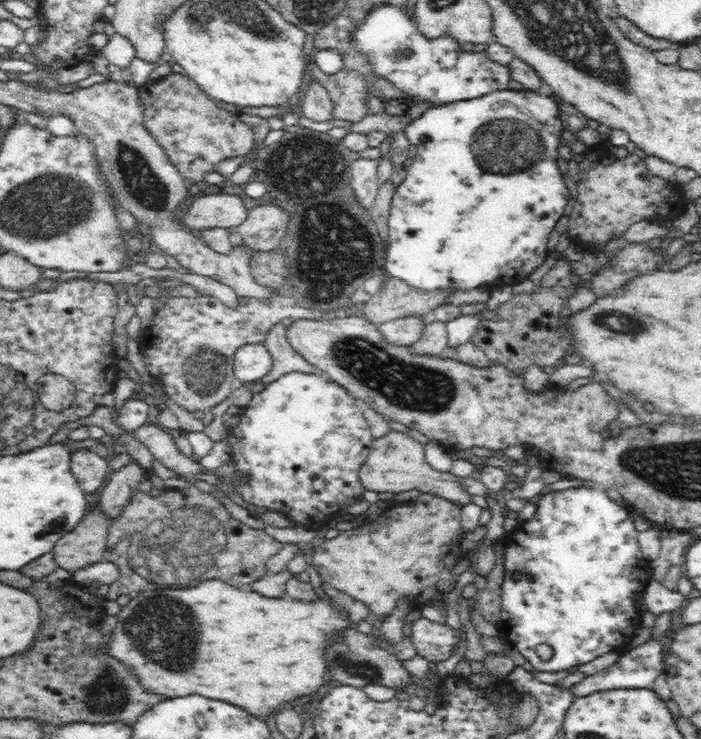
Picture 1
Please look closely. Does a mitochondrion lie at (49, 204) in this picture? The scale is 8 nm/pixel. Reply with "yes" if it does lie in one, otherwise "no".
yes

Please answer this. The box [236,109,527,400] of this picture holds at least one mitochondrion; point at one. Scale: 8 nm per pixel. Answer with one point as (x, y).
(326, 283)

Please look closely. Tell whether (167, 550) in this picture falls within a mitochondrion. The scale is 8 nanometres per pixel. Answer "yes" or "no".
yes

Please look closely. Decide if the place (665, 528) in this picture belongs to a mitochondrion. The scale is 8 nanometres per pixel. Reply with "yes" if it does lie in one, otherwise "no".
no

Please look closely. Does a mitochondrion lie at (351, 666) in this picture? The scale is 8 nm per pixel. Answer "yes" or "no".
yes

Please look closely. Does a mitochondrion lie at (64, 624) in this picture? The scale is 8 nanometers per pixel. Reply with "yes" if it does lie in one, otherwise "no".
no

